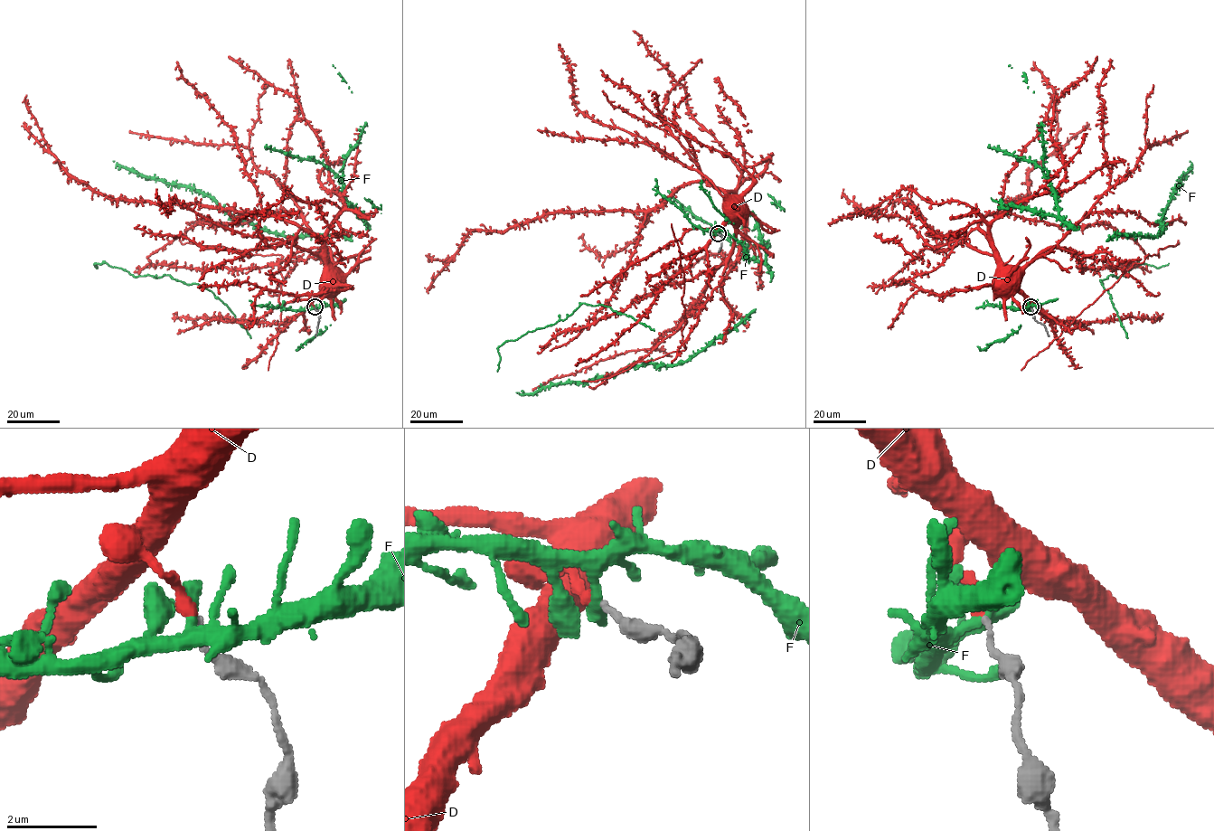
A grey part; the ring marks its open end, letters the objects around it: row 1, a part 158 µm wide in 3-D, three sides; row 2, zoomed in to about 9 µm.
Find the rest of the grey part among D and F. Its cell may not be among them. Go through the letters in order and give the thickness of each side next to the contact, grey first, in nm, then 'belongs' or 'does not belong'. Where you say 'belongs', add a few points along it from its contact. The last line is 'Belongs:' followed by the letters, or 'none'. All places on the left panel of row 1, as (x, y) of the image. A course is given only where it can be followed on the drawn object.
D: 120/260 nm | belongs | via (315, 306), (324, 265), (324, 246), (315, 236), (273, 215), (94, 193), (48, 149), (26, 95)
F: 120/380 nm | does not belong
Belongs: D

